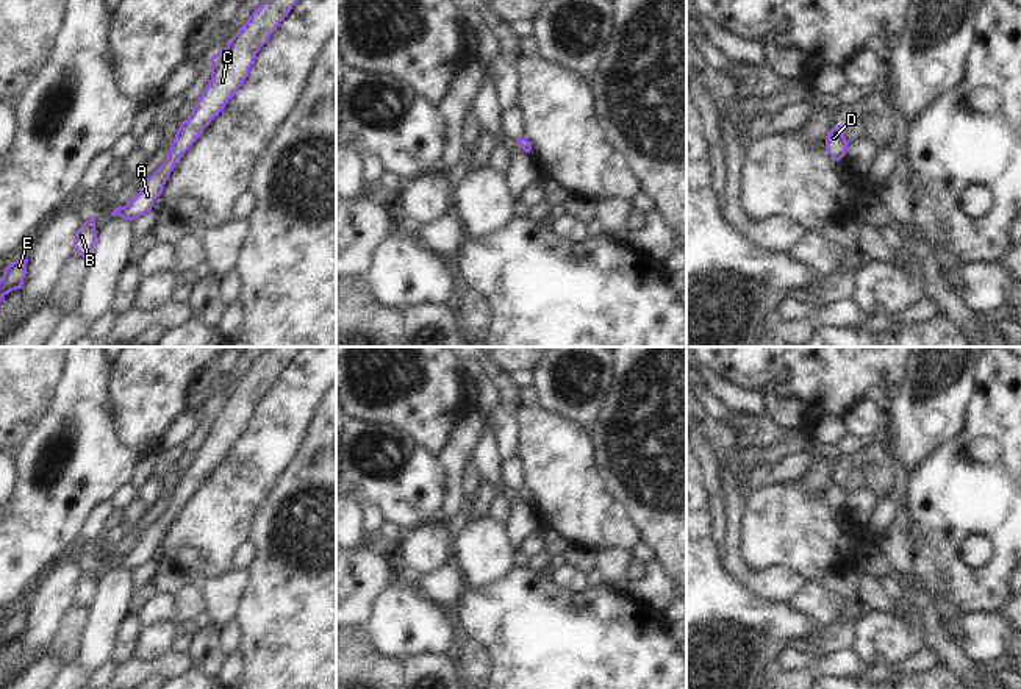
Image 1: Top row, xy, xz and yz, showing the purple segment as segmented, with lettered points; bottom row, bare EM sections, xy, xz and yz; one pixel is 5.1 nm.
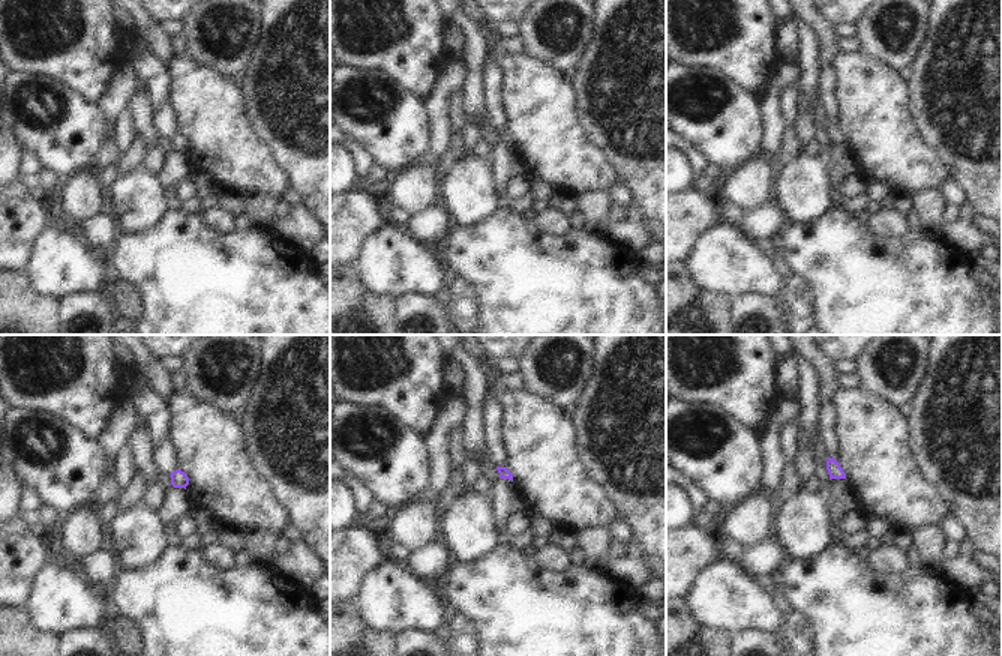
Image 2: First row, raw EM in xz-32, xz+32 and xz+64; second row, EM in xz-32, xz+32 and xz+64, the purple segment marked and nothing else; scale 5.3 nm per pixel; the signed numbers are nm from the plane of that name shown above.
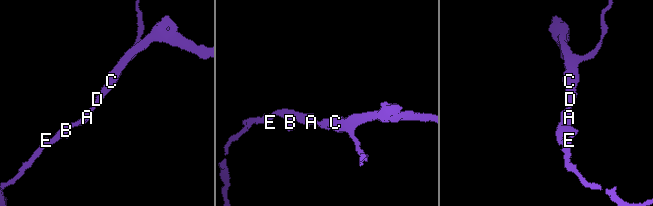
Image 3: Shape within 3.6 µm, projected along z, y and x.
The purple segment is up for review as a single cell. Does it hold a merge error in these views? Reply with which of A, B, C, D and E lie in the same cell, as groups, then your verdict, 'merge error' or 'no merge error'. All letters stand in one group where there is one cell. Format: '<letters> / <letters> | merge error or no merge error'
A B C D E | no merge error

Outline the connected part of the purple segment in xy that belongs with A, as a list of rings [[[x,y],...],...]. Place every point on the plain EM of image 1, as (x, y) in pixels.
[[[269,347],[230,389],[227,397],[211,406],[211,430],[194,453],[192,462],[180,475],[166,511],[147,528],[125,556],[111,564],[127,570],[152,559],[174,520],[177,509],[189,500],[202,481],[225,458],[242,436],[260,398],[302,347]]]

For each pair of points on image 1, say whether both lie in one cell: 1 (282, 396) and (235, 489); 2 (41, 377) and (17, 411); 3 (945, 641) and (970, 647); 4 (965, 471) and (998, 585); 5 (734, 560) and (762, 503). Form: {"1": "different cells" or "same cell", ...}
{"1": "same cell", "2": "same cell", "3": "different cells", "4": "same cell", "5": "different cells"}

